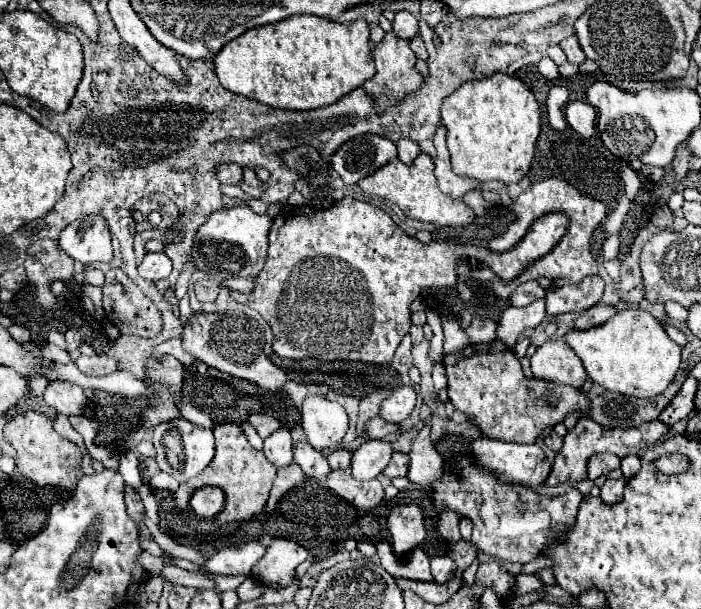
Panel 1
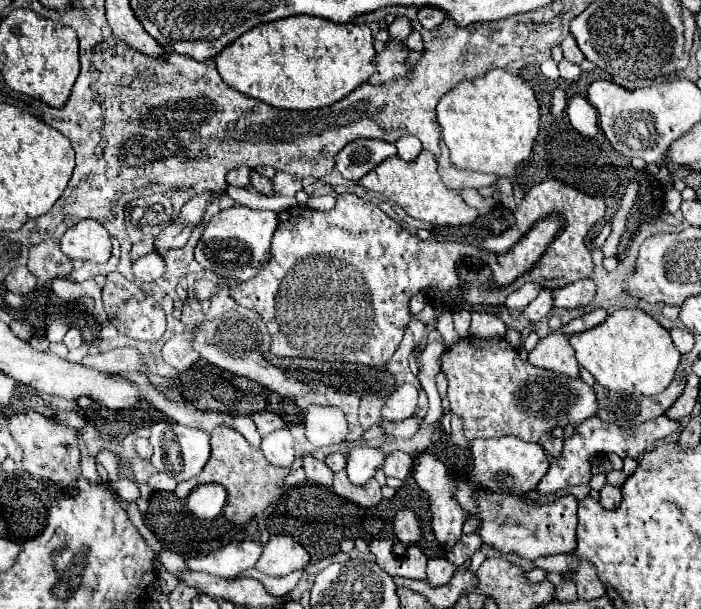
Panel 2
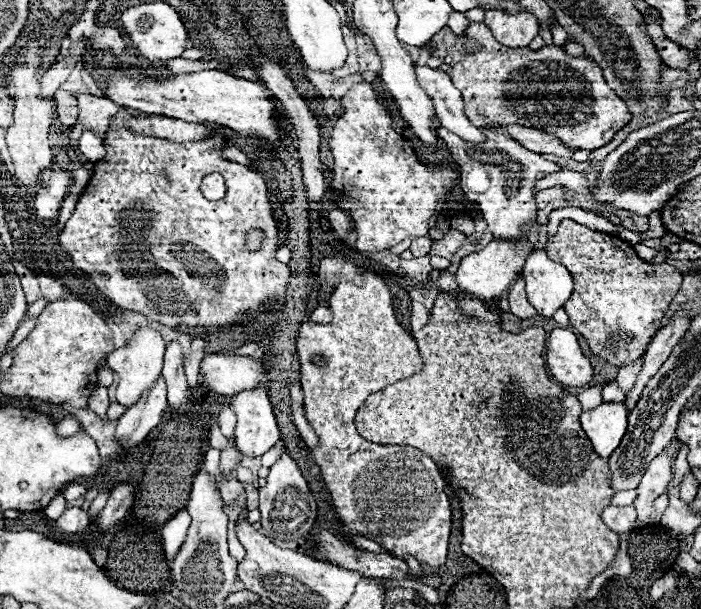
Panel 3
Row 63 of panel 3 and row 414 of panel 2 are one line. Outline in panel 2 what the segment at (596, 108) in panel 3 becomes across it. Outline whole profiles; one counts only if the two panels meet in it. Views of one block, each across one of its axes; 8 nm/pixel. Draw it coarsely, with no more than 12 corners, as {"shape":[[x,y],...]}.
{"shape":[[504,338],[442,354],[464,436],[538,442],[598,410]]}

